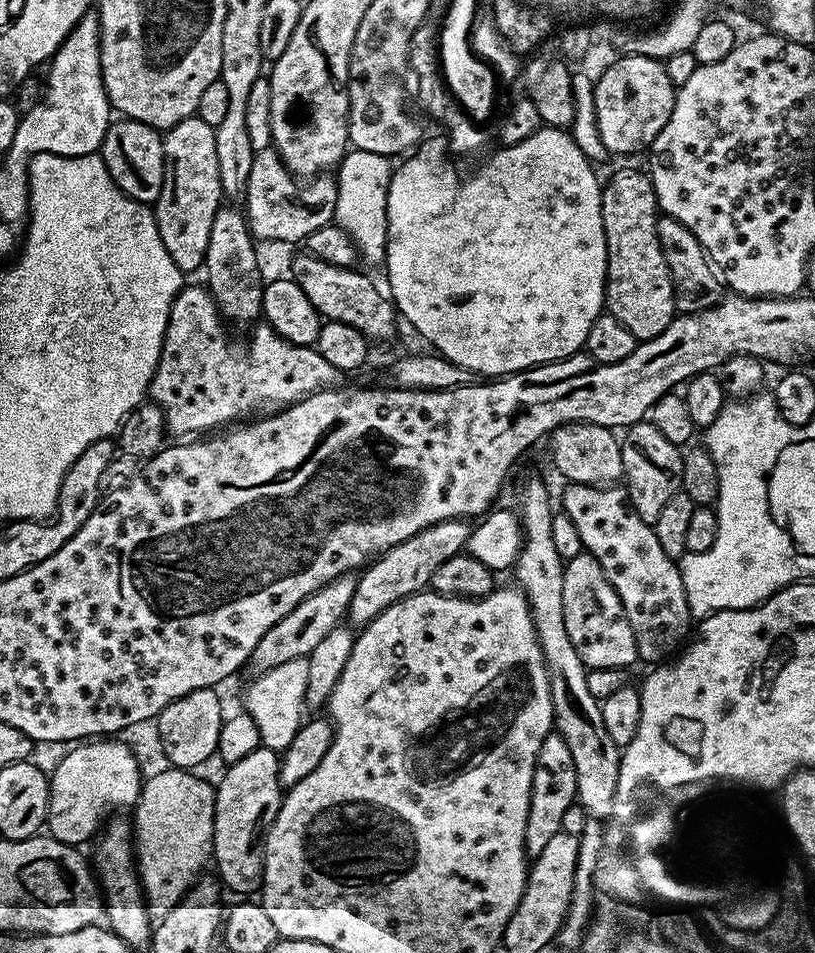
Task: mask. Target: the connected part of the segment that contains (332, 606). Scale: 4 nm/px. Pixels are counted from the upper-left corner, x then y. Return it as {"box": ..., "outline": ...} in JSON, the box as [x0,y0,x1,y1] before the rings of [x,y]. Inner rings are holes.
{"box":[251,575,356,670],"outline":[[[355,575],[339,576],[302,602],[298,602],[298,606],[294,606],[294,610],[290,610],[286,618],[282,618],[274,626],[270,626],[266,634],[262,634],[258,646],[252,651],[251,663],[257,664],[257,669],[267,670],[280,666],[282,662],[294,662],[308,657],[314,646],[318,646],[318,642],[322,642],[322,638],[330,634],[330,630],[341,627],[342,621],[348,615],[350,602],[354,598],[356,582]]]}

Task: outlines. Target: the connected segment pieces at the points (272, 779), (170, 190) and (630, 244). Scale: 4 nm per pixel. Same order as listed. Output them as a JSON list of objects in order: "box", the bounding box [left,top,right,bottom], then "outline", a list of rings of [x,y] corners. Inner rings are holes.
[{"box":[212,746,280,894],"outline":[[[261,746],[242,762],[223,769],[224,777],[215,785],[216,813],[212,835],[212,855],[215,875],[225,889],[240,894],[259,893],[264,883],[264,840],[276,821],[280,809],[280,756]]]},{"box":[154,116,222,273],"outline":[[[188,116],[163,133],[164,138],[164,181],[162,194],[156,199],[154,211],[158,234],[162,234],[162,246],[166,246],[166,254],[178,266],[181,272],[199,273],[204,267],[206,245],[210,242],[210,226],[214,226],[214,214],[222,207],[220,175],[218,174],[218,150],[214,150],[216,129],[202,122],[200,116]]]},{"box":[600,168,678,342],"outline":[[[624,168],[614,173],[608,184],[606,180],[603,185],[600,205],[608,255],[608,279],[604,285],[607,315],[618,318],[618,322],[622,322],[638,342],[658,338],[678,313],[670,266],[666,266],[658,240],[661,213],[647,171]]]}]

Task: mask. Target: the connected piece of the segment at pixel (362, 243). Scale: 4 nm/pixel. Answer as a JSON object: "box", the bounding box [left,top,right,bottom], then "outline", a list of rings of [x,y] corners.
{"box":[335,150,394,265],"outline":[[[349,150],[335,173],[338,202],[336,203],[335,223],[345,228],[356,244],[359,255],[372,264],[383,265],[388,247],[388,187],[394,171],[389,157],[366,150]]]}

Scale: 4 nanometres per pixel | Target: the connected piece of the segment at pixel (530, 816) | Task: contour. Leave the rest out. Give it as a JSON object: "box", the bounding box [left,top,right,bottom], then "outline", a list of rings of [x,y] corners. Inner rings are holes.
{"box":[524,730,578,857],"outline":[[[553,730],[546,738],[542,738],[542,746],[538,746],[538,758],[534,766],[534,782],[530,794],[530,810],[526,814],[526,838],[524,850],[529,857],[542,854],[546,842],[561,832],[562,816],[572,804],[577,803],[576,791],[578,778],[574,774],[574,758],[566,747],[566,738]]]}

